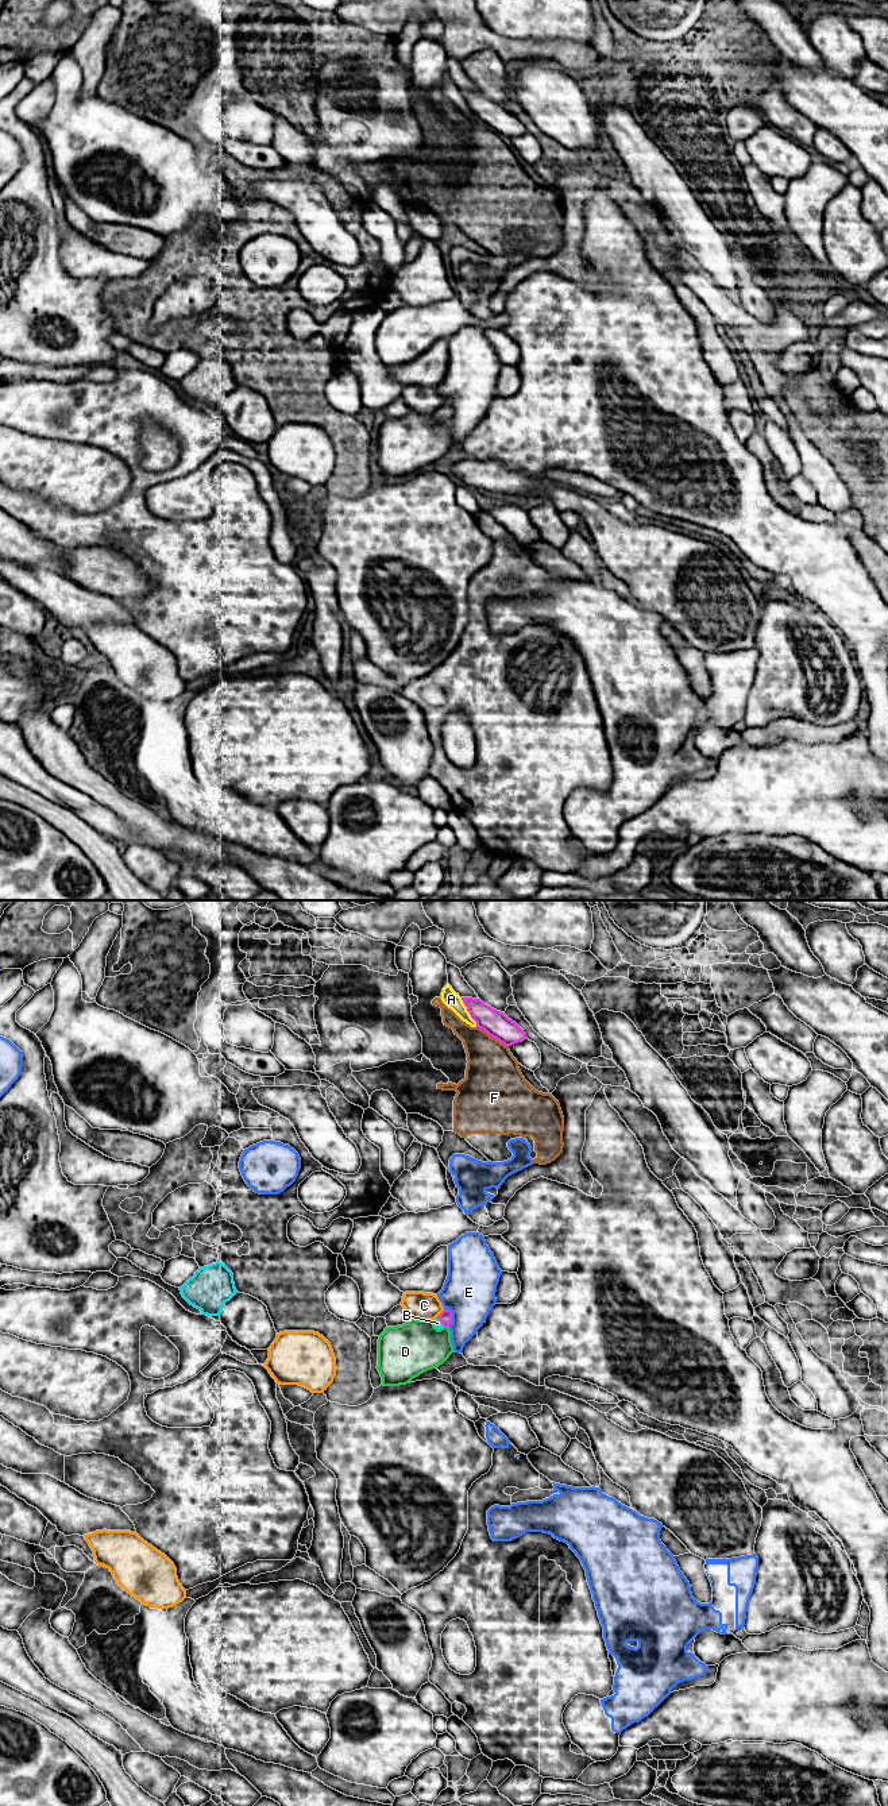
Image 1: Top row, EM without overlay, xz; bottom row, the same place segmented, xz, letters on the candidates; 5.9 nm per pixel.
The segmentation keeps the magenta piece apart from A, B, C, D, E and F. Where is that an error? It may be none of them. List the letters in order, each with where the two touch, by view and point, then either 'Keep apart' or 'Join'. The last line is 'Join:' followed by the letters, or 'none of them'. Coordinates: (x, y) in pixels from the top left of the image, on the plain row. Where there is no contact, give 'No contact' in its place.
A: Touches magenta at xz (468, 104). Keep apart
B: Touches magenta at xz (440, 413). Keep apart
C: Touches magenta at xz (441, 405). Keep apart
D: Touches magenta at xz (446, 419). Keep apart
E: Touches magenta at xz (451, 409). Keep apart
F: Touches magenta at xz (493, 130). Keep apart
Join: none of them

